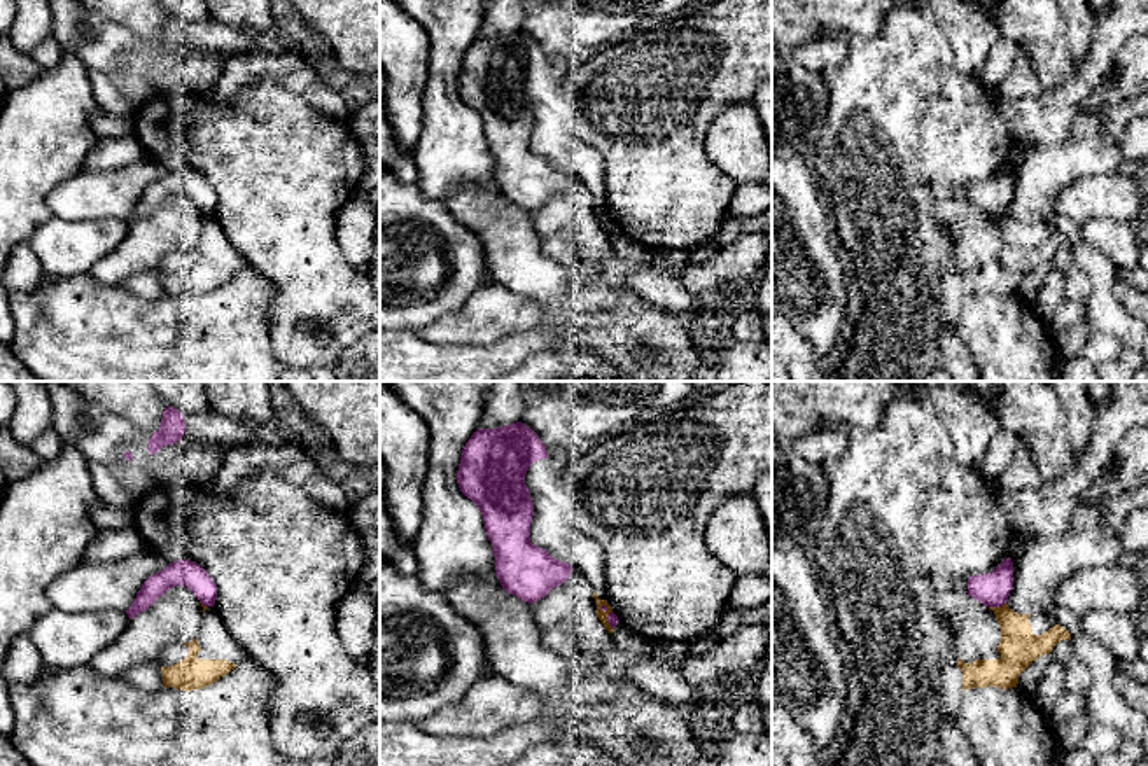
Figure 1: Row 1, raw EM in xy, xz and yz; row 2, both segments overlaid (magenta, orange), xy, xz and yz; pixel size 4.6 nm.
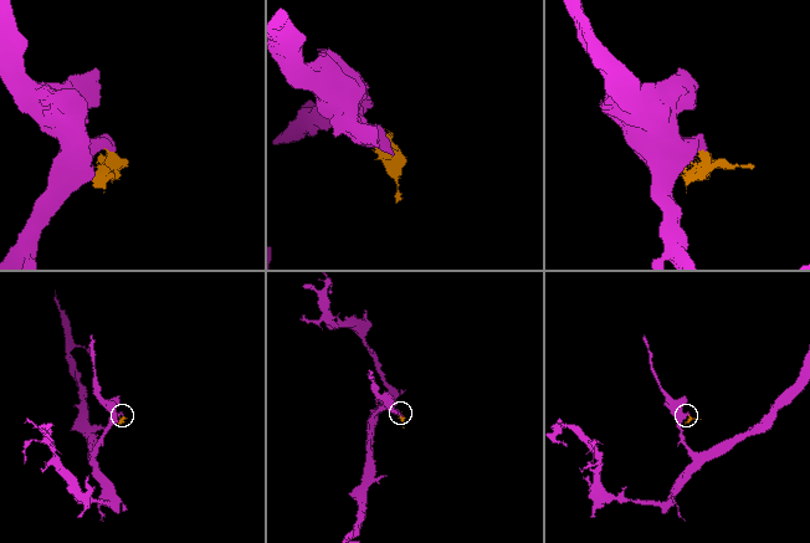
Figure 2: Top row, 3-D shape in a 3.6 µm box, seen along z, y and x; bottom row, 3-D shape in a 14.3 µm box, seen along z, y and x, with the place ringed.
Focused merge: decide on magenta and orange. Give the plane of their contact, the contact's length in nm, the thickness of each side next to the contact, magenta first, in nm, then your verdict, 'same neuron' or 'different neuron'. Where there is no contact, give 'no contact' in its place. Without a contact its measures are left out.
yz | 80 nm | 160/180 nm | different neuron

